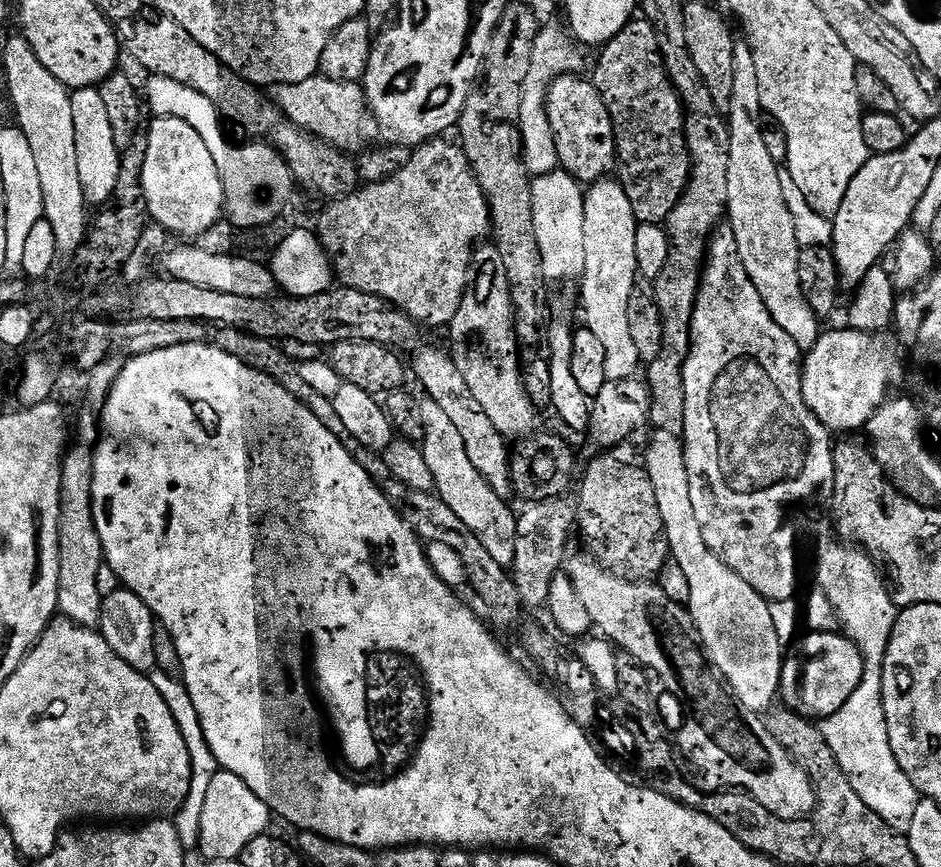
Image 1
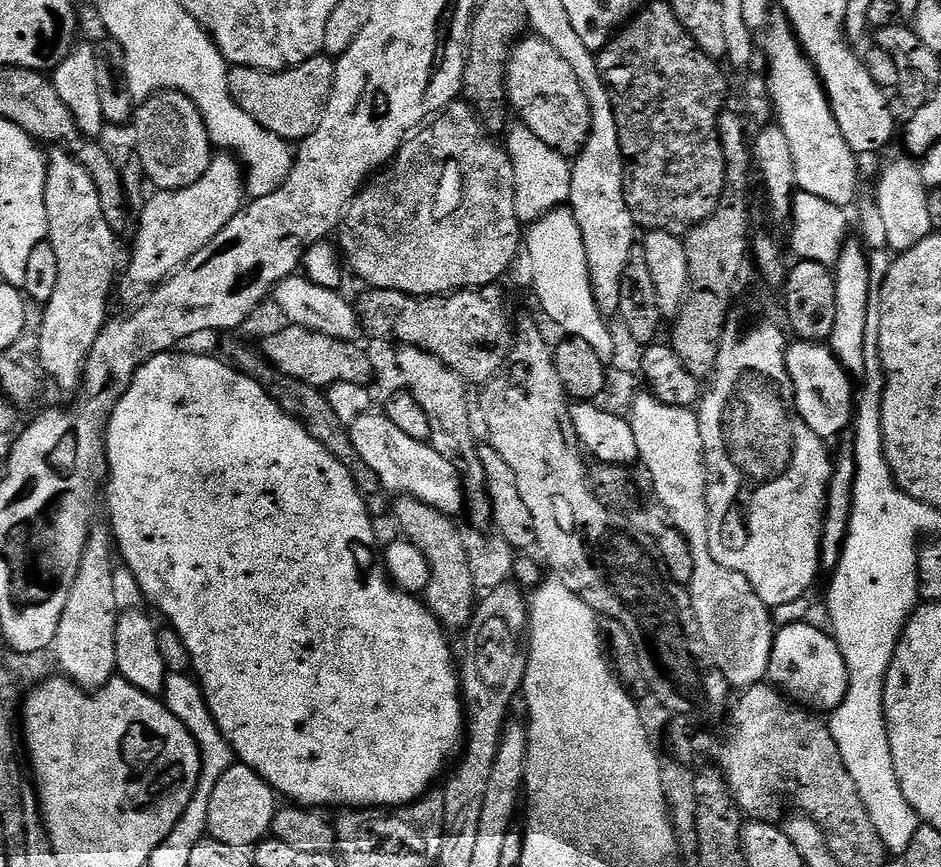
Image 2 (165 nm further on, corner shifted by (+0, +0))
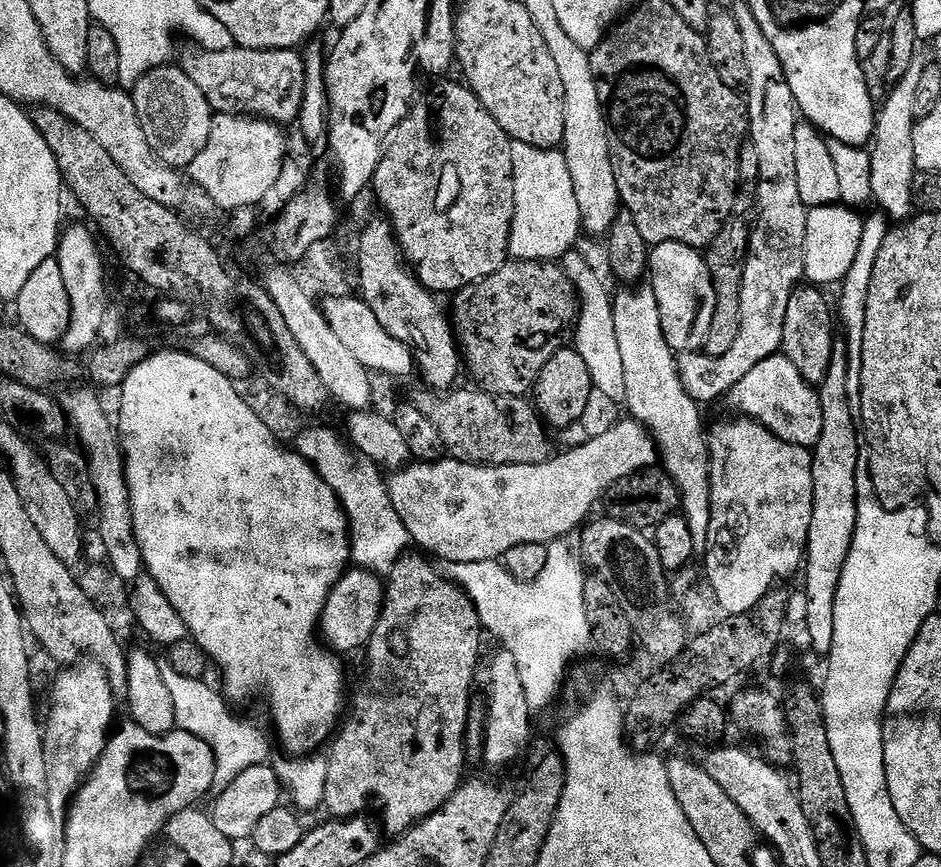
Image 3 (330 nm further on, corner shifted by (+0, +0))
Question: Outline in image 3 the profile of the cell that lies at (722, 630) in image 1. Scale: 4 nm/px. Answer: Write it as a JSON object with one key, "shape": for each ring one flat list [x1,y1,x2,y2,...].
{"shape":[[628,286,620,291,624,292,615,293,612,309,614,310,614,330,618,334,618,346,622,353,622,367,626,373,626,398,623,403,626,405,627,415,643,424,655,440,659,463,680,492,680,508,686,522,689,523,696,552,703,554,708,551,712,478,708,436,706,428,704,432,704,420,700,417,702,408,694,398,690,398,686,386,682,386,677,353,673,352,672,347,666,342,666,334,662,334,662,314,658,310,658,298,654,298,654,290,650,286]]}

